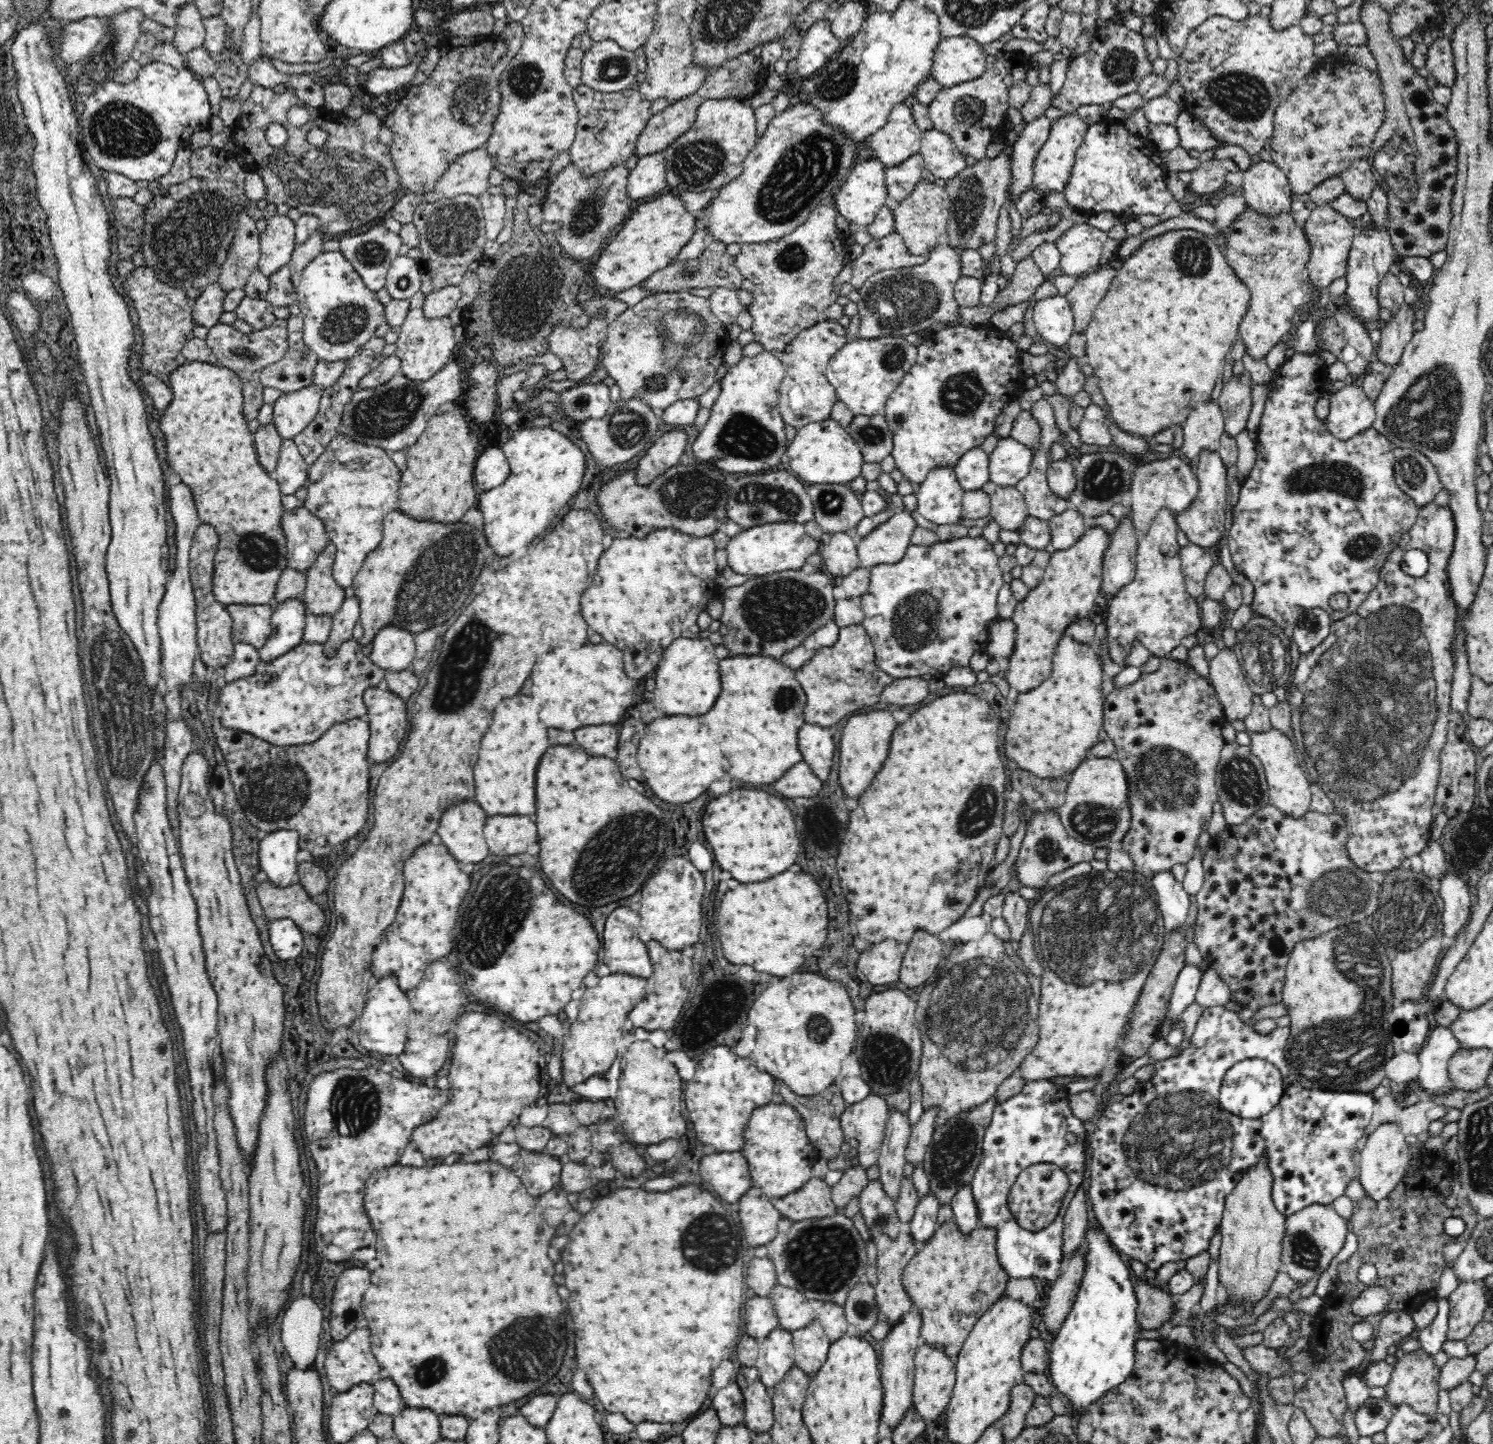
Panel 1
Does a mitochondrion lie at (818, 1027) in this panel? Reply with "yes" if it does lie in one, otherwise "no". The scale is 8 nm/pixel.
yes

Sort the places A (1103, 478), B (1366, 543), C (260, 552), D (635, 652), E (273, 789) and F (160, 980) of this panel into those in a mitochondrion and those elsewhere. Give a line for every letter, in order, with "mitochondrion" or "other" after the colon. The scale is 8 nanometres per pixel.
A: mitochondrion
B: mitochondrion
C: mitochondrion
D: other
E: mitochondrion
F: other

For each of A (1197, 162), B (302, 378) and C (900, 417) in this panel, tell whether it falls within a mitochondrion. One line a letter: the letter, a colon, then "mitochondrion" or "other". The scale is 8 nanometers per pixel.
A: other
B: other
C: mitochondrion

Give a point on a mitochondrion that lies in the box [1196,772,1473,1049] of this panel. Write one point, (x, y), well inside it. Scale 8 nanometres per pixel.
(1408, 920)

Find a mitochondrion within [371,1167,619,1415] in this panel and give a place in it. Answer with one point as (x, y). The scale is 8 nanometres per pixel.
(531, 1345)

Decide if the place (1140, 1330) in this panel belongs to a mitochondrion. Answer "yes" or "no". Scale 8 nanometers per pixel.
no

